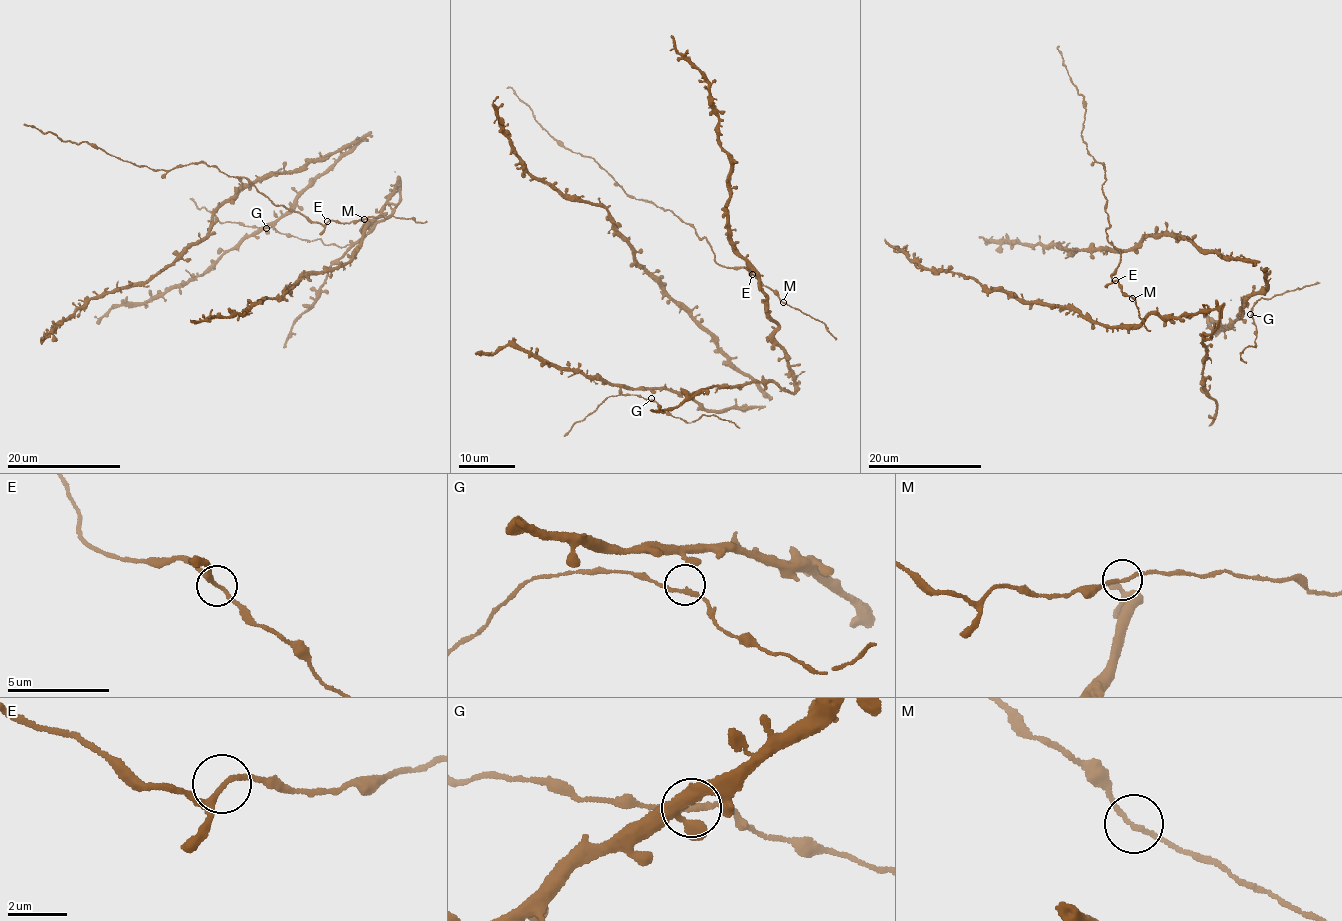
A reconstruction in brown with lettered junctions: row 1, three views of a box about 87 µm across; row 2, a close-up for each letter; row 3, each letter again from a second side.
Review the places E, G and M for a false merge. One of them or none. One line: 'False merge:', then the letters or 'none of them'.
False merge: none of them

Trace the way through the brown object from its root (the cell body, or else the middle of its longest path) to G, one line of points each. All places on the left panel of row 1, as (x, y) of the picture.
G: (317, 239), (307, 241), (266, 228)

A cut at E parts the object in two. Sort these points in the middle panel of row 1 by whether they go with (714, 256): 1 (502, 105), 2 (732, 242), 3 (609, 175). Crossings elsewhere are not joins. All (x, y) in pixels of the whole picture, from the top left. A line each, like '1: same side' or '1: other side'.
1: other side
2: other side
3: same side

